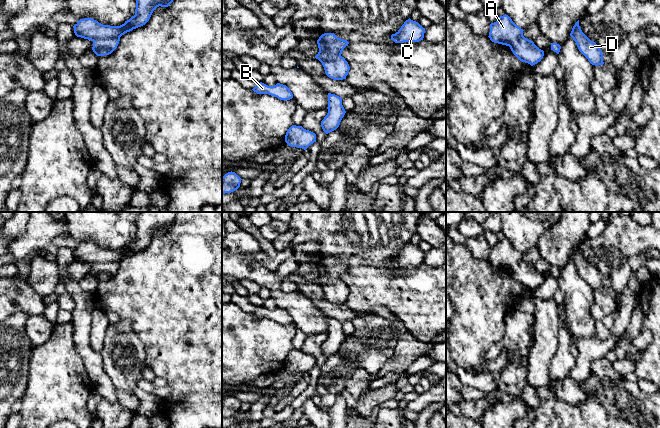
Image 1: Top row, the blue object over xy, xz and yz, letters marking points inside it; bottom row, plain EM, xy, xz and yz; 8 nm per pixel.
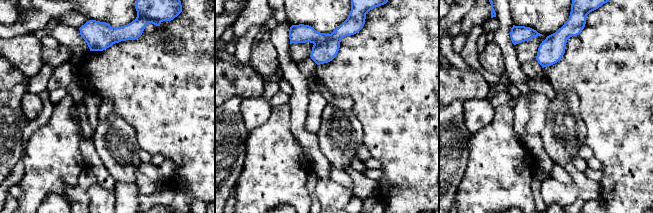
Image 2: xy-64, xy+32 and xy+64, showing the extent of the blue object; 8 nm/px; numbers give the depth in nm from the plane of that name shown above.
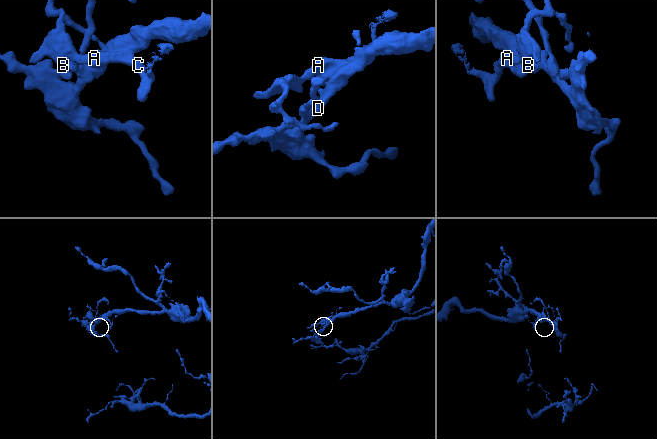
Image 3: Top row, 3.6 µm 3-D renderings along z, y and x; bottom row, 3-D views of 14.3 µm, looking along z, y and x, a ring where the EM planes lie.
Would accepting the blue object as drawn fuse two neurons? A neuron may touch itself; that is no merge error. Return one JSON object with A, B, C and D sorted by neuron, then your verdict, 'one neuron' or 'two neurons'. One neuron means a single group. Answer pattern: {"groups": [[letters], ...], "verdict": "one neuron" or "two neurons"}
{"groups": [["A", "B", "C"], ["D"]], "verdict": "two neurons"}

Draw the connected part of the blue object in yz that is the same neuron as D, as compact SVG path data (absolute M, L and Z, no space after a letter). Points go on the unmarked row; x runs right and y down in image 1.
M579 244L575 247L570 260L576 266L579 275L595 290L603 289L603 278L594 265L591 265L581 254Z

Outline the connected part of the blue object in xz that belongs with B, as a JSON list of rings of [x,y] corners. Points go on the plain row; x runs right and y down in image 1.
[[[262,306],[257,307],[252,313],[257,318],[269,318],[271,320],[277,321],[280,324],[290,324],[293,322],[293,318],[290,313],[283,308],[277,307],[274,310],[268,310]]]

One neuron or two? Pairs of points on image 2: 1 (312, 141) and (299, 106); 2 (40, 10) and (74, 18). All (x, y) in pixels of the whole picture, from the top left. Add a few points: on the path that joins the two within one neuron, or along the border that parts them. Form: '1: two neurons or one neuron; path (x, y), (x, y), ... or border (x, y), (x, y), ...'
1: one neuron; path (303, 133), (299, 129), (299, 115)
2: two neurons; border (71, 10), (58, 17)

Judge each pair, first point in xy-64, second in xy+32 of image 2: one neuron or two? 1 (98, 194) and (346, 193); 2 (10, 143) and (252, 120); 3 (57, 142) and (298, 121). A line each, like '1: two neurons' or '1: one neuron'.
1: one neuron
2: two neurons
3: two neurons

